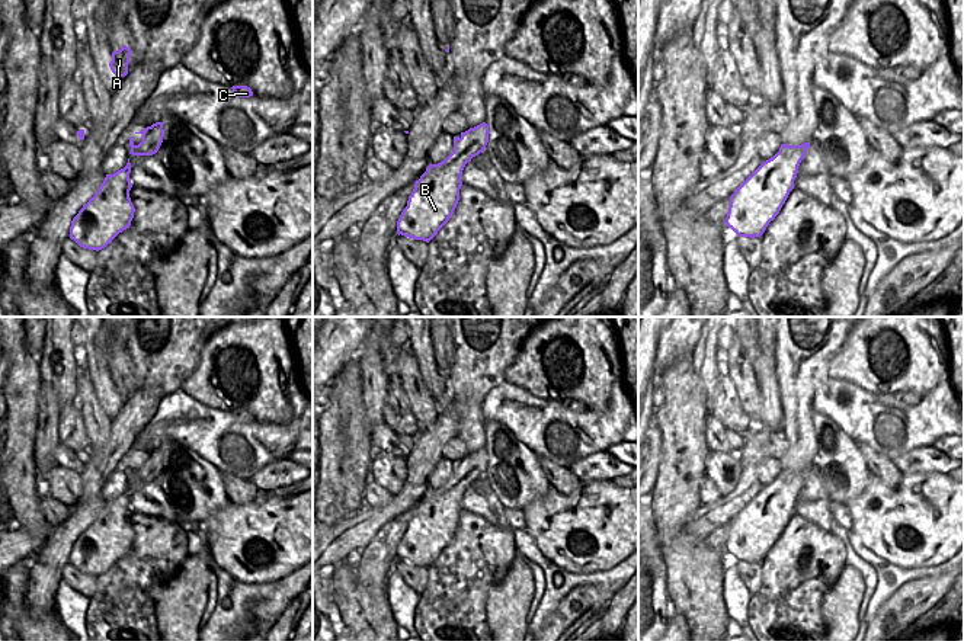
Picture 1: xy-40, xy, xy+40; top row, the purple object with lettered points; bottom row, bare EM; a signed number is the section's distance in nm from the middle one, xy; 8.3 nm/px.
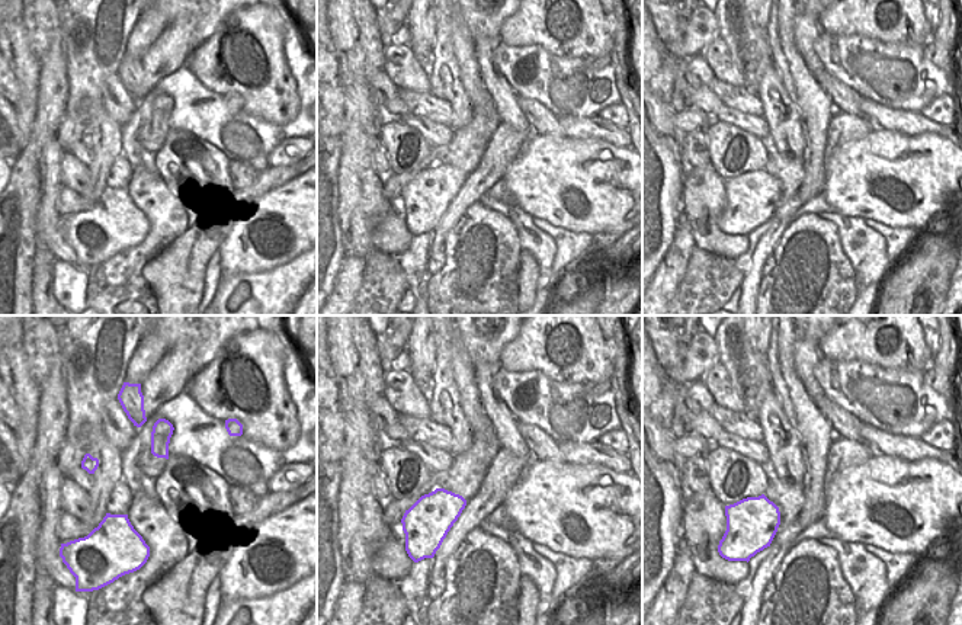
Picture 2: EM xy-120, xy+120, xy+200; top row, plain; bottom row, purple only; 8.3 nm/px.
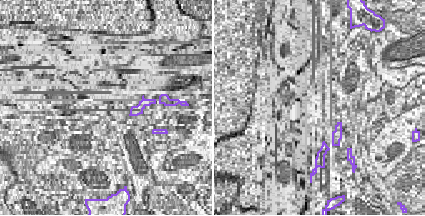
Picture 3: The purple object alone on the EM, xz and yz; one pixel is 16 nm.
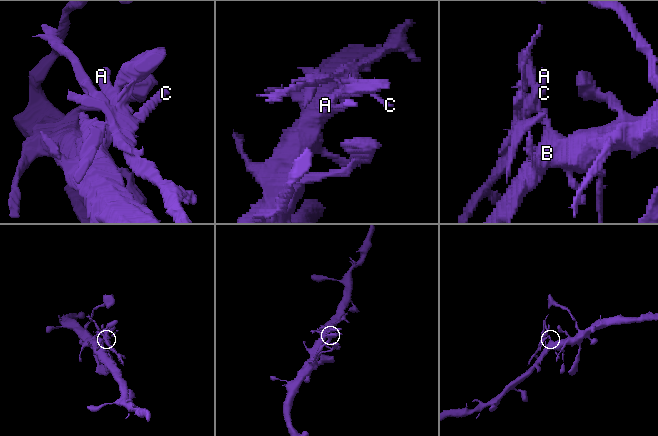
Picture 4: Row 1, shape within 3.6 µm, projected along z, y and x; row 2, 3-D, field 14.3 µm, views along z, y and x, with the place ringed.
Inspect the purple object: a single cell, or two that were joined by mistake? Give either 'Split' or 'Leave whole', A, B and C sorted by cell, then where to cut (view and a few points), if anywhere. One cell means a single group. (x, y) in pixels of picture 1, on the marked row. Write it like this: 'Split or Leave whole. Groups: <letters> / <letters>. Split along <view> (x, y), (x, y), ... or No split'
Split. Groups: A C / B. Split along xy+40 (780, 150), (782, 154), (800, 162).

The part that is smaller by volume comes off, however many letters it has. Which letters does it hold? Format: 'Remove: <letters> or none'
Remove: A, C.

